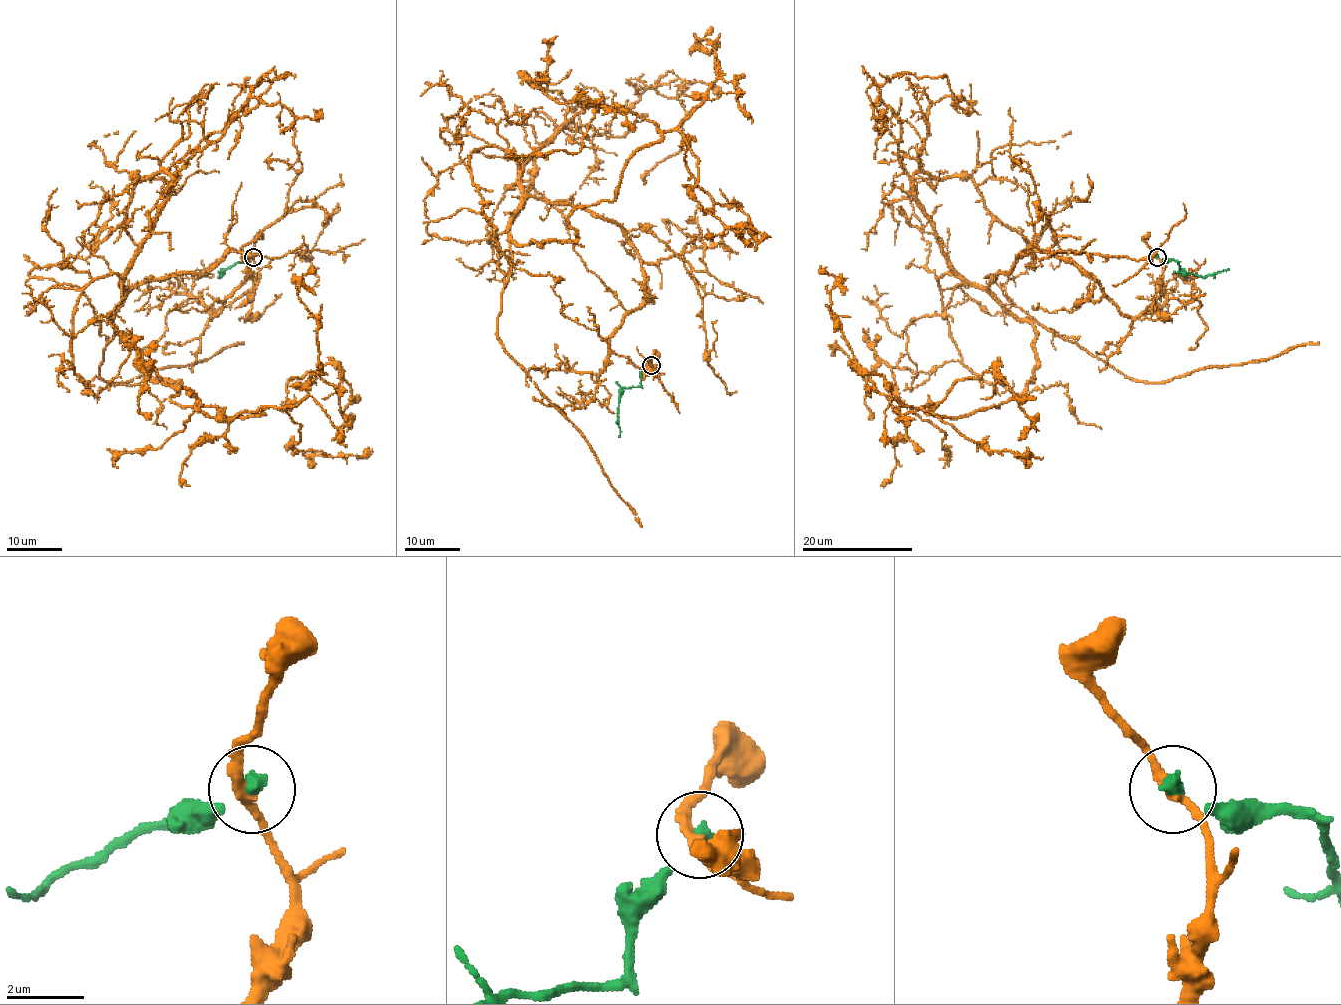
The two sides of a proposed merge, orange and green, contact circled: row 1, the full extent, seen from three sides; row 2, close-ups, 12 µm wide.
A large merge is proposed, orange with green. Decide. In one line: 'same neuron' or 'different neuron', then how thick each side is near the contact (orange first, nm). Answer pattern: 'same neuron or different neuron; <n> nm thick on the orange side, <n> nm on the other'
different neuron; 260 nm thick on the orange side, 280 nm on the other

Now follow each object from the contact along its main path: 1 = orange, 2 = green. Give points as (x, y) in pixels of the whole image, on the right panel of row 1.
1: (1157, 257), (1136, 317), (1040, 252), (994, 278), (1033, 380), (922, 408), (996, 364), (1018, 440)
2: (1157, 257), (1176, 260), (1180, 268), (1206, 277), (1229, 268)

